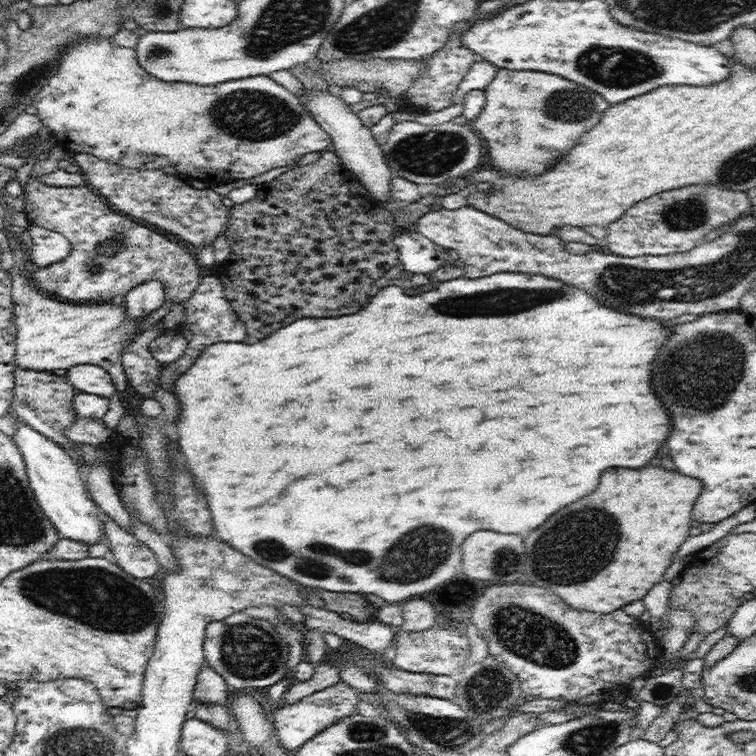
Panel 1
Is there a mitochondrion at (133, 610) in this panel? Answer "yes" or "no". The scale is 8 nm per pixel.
yes

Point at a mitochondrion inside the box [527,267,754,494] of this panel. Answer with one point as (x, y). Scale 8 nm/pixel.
(701, 375)

